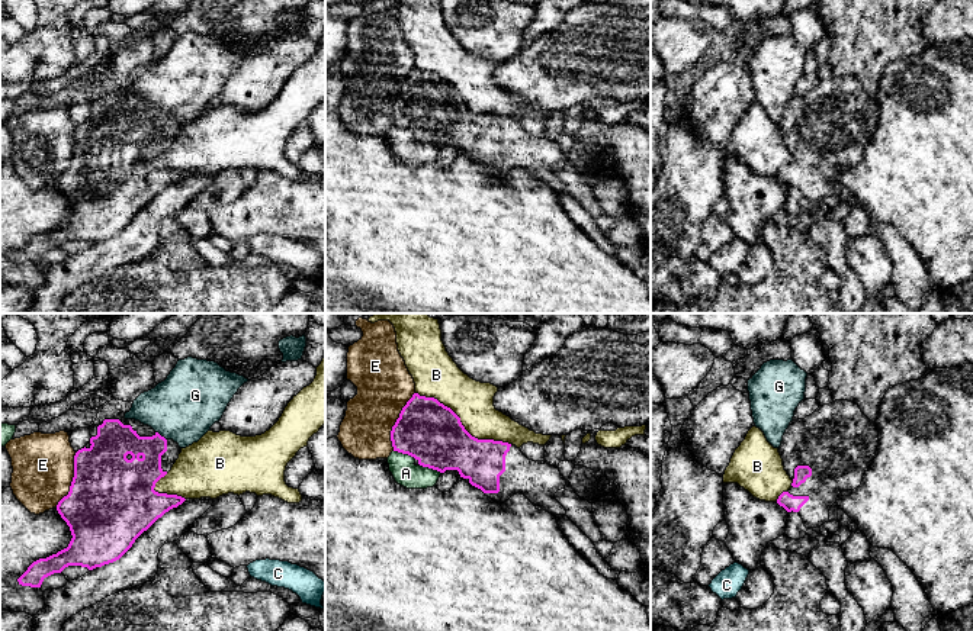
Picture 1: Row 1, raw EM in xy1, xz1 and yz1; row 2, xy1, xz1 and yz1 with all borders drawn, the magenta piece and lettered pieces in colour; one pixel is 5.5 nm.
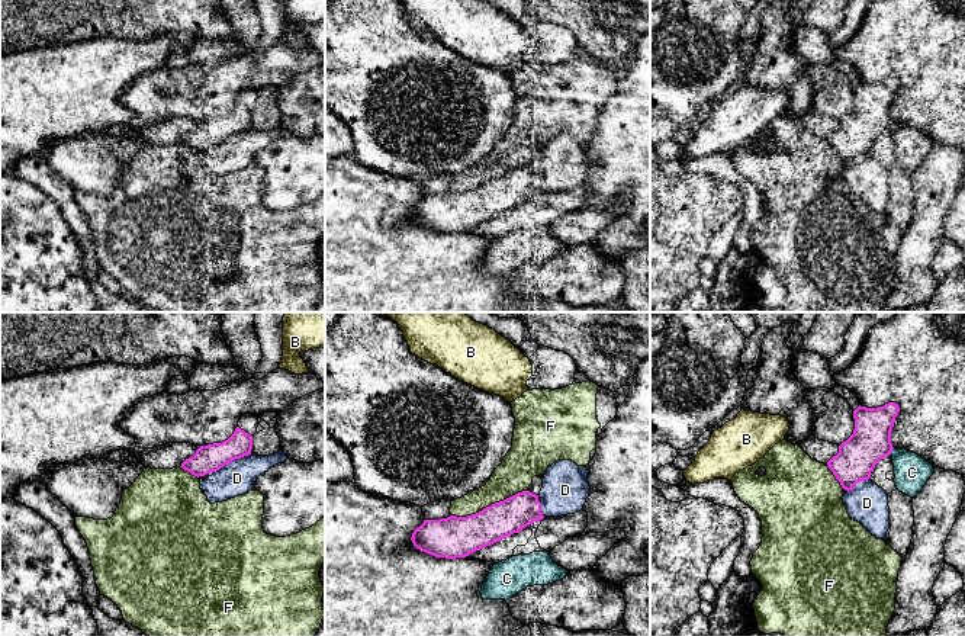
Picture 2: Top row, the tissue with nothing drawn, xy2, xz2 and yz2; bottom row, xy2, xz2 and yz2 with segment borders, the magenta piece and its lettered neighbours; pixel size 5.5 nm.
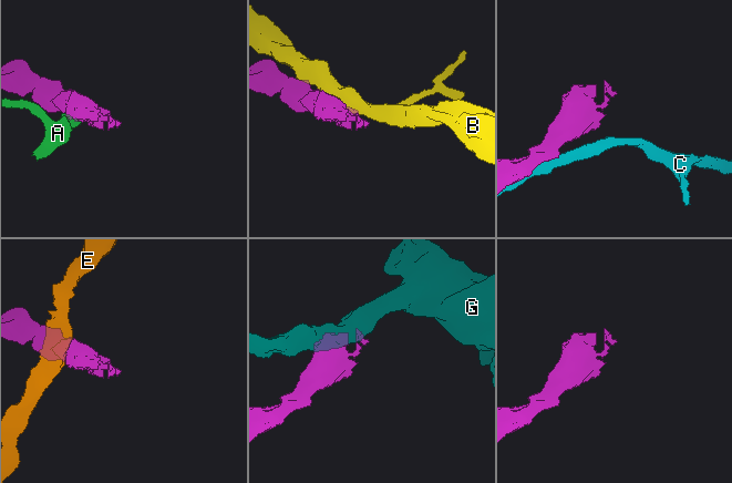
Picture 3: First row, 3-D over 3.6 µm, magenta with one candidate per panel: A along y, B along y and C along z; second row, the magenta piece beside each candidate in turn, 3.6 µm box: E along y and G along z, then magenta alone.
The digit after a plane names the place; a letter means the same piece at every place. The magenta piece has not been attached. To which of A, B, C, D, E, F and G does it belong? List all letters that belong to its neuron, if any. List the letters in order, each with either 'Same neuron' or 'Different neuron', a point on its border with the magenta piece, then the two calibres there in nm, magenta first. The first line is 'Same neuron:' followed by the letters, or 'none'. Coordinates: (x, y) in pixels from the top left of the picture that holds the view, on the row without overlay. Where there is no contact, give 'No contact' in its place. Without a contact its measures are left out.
Same neuron: none
A: Different neuron. Touches magenta at xz1 (405, 128). Thickness 340 nm (magenta) against 140 nm
B: Different neuron. Touches magenta at xz1 (461, 99). Thickness 340 nm (magenta) against 220 nm
C: Different neuron. Touches magenta at yz2 (891, 125). Thickness 220 nm (magenta) against 190 nm
D: Different neuron. Touches magenta at xy2 (232, 134). Thickness 150 nm (magenta) against 190 nm
E: Different neuron. Touches magenta at xz1 (397, 96). Thickness 340 nm (magenta) against 300 nm
F: Different neuron. Touches magenta at xz2 (489, 180). Thickness 220 nm (magenta) against 200 nm
G: Different neuron. Touches magenta at xy1 (160, 110). Thickness 200 nm (magenta) against 360 nm

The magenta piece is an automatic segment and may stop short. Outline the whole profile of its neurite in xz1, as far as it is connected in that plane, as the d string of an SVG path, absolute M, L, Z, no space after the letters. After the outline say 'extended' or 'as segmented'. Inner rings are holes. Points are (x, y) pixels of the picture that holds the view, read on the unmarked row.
M414 68L392 102L391 116L394 126L414 132L423 142L440 148L457 145L459 154L481 164L495 177L505 177L520 168L553 191L566 191L565 183L555 174L555 168L566 160L558 142L529 135L513 119L472 112L462 100L460 93L434 73Z | extended

